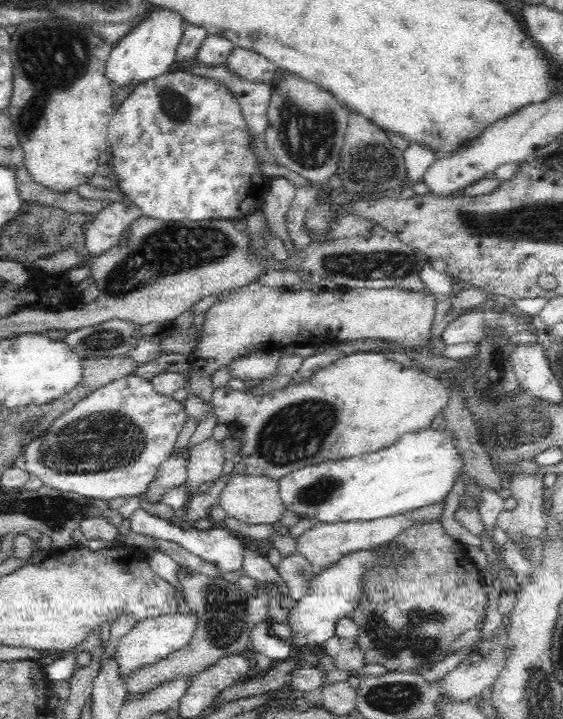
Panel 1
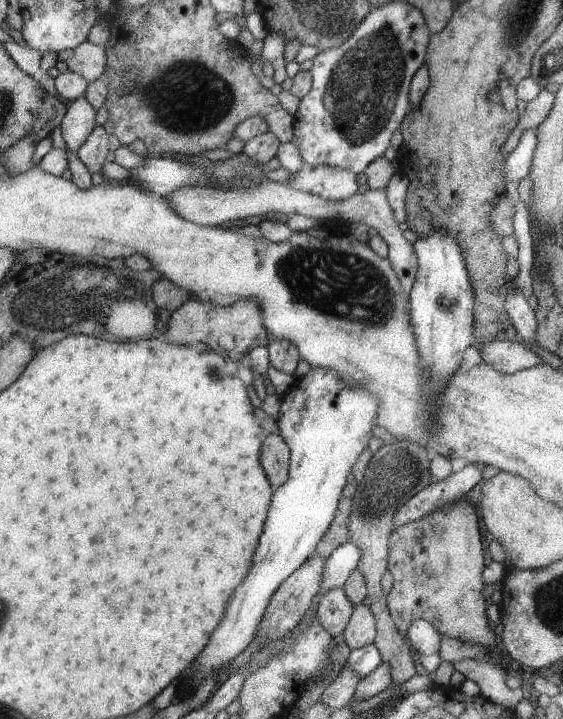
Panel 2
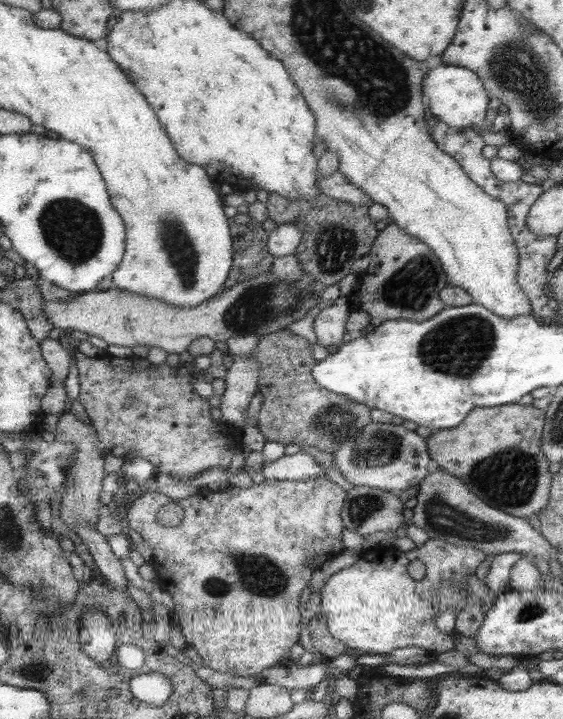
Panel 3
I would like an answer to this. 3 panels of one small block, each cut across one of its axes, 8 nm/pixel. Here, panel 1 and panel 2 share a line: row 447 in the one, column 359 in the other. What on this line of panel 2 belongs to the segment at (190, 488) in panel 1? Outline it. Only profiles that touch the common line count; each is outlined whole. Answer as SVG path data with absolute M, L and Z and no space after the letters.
M266 179L260 181L256 188L244 190L244 188L219 189L204 188L204 186L184 186L176 192L170 192L167 195L168 204L175 209L180 216L193 223L204 226L222 226L226 222L232 220L240 220L248 218L248 216L262 216L268 212L282 213L283 216L288 214L303 214L319 218L325 224L332 221L341 220L348 223L358 222L369 227L375 227L384 242L388 245L389 252L387 259L391 261L395 272L403 283L403 293L409 296L414 282L416 282L416 274L418 274L417 254L411 244L402 235L402 230L398 227L398 222L394 217L394 210L390 207L386 198L386 188L368 189L366 192L357 192L354 196L348 197L346 200L326 200L312 194L312 192L300 192L300 190L292 190L285 183Z

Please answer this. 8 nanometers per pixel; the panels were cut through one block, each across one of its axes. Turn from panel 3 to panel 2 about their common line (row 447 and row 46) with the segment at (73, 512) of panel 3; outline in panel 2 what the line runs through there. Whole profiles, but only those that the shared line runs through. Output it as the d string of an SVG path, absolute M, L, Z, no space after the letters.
M86 41L78 48L62 51L58 56L71 70L85 76L90 82L100 80L109 70L109 56L104 44Z

